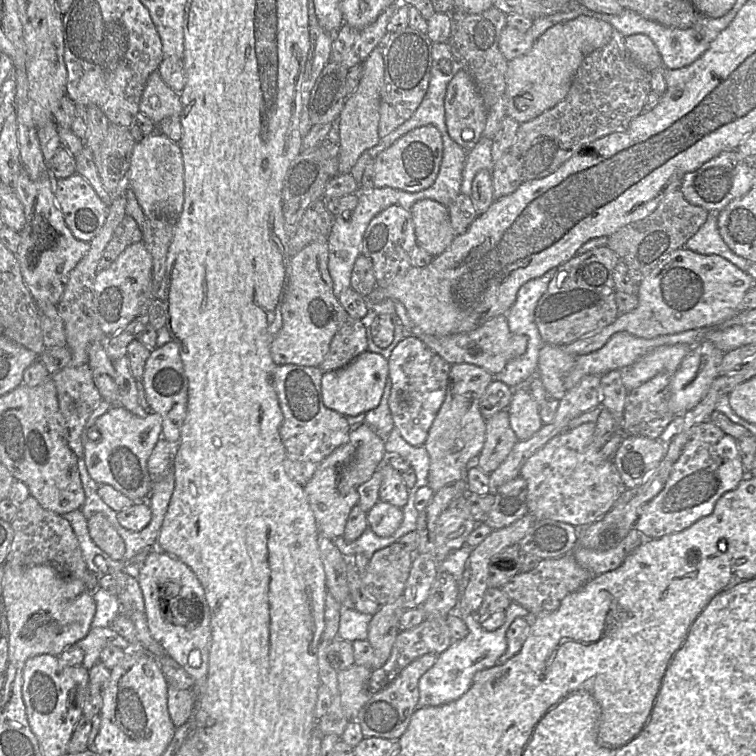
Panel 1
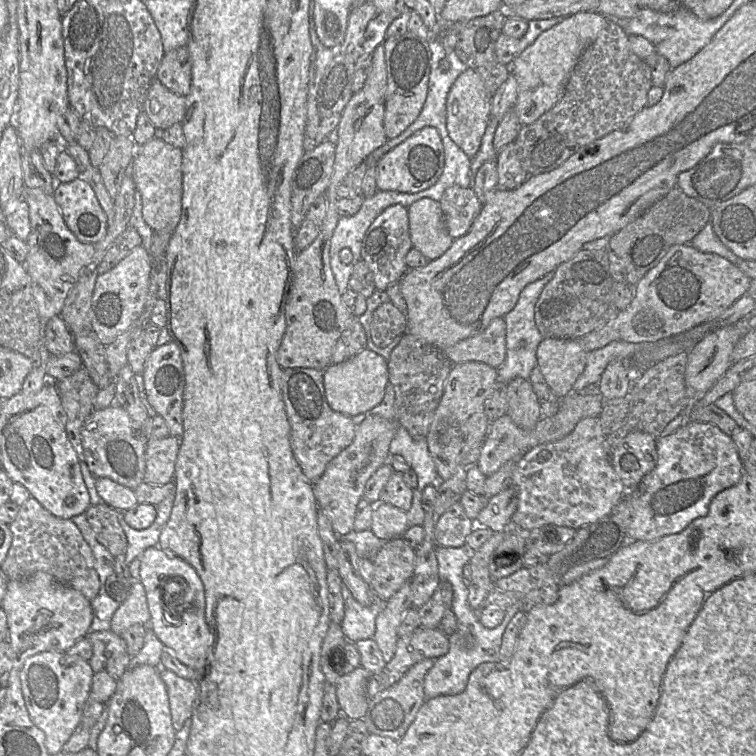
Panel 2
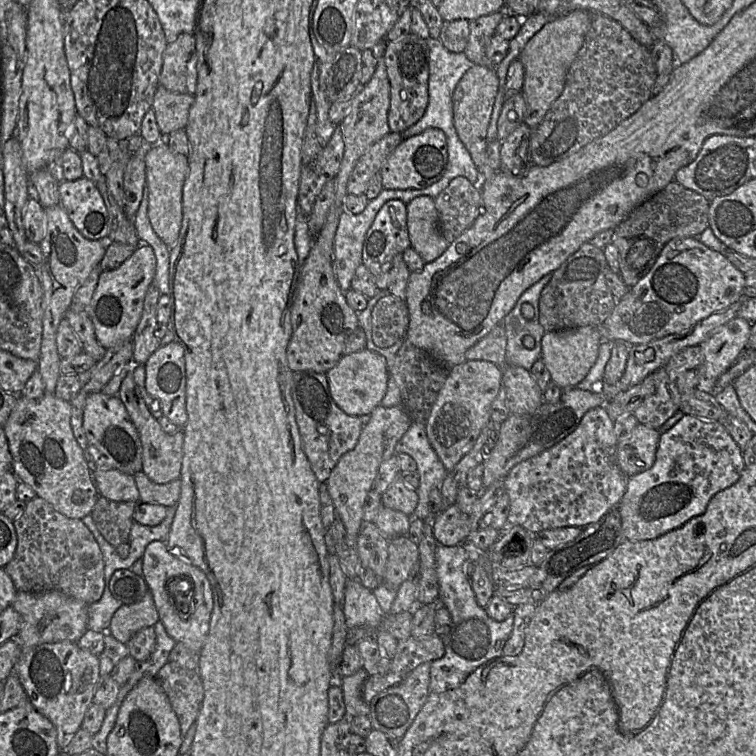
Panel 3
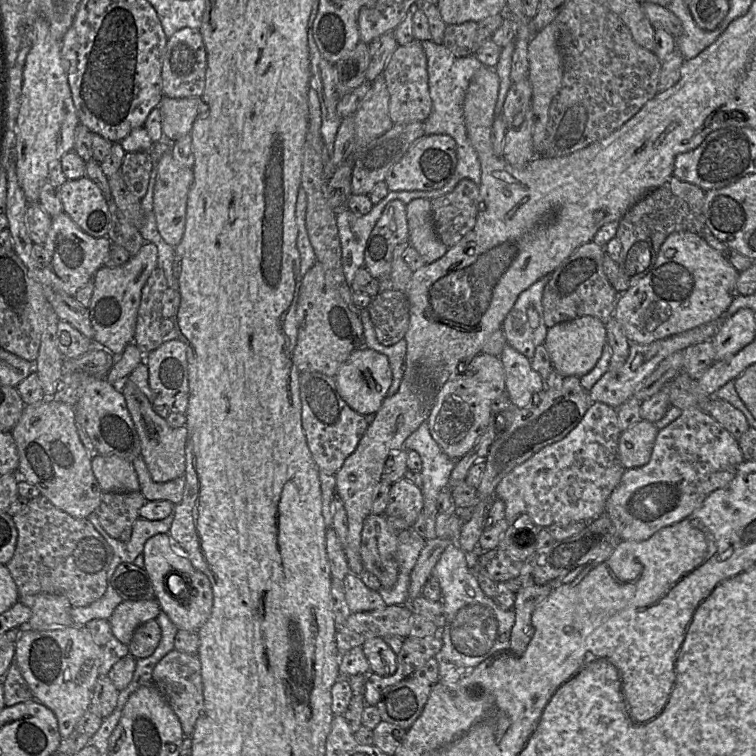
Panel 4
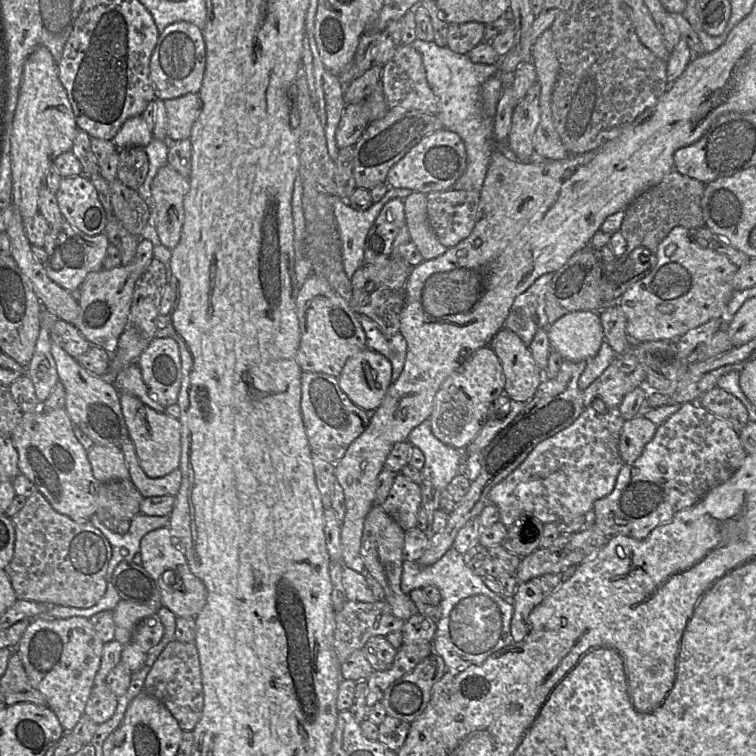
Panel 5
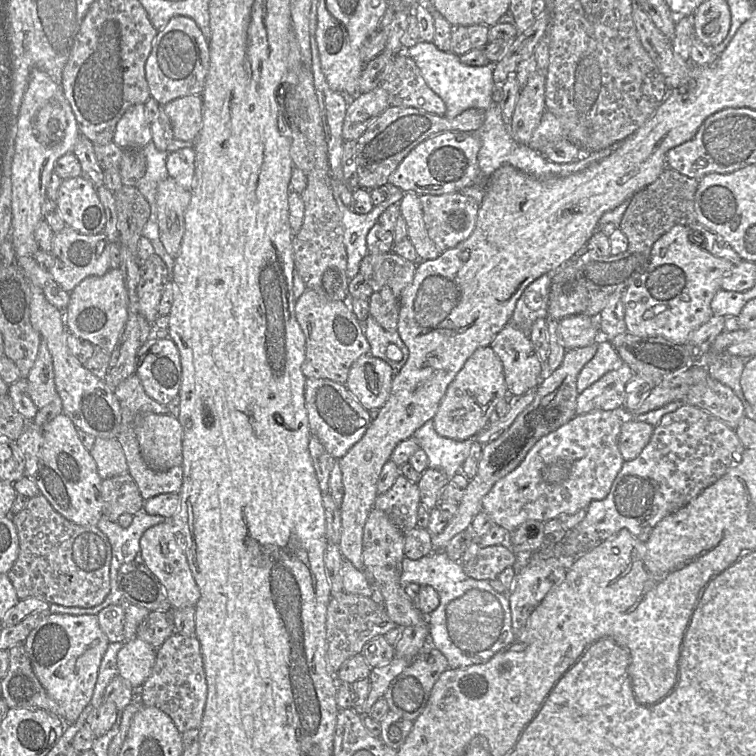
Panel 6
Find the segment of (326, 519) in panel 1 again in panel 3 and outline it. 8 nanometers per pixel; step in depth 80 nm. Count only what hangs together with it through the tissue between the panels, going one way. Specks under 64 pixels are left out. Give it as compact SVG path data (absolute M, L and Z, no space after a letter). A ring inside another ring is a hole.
M378 405L370 414L369 422L363 427L356 446L345 453L337 462L326 480L328 493L333 501L336 514L342 520L350 540L357 541L363 524L363 507L372 489L381 464L395 454L395 446L411 426L404 408Z

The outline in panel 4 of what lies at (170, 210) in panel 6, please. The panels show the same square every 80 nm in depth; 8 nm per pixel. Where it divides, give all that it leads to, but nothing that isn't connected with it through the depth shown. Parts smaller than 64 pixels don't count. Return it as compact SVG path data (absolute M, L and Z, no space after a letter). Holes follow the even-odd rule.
M171 151L164 153L158 160L153 191L153 212L160 236L173 248L181 242L184 234L188 193L193 180L193 170L178 163Z

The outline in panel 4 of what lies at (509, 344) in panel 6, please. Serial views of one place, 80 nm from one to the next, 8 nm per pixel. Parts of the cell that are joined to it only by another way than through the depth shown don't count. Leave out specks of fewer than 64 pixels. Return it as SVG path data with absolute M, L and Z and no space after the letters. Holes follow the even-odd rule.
M508 343L500 359L505 371L505 391L511 404L518 409L528 407L546 388L546 381L532 368L531 360Z

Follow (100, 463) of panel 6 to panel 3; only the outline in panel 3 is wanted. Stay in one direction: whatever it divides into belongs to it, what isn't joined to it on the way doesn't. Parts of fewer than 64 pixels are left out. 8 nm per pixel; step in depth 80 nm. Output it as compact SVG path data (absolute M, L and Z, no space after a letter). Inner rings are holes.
M93 468L93 478L100 496L117 502L140 502L133 475L116 469Z

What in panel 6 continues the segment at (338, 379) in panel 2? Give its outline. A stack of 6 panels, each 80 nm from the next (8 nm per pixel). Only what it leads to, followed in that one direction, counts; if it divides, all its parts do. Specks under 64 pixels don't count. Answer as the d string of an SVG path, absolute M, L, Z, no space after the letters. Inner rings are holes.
M368 353L352 363L345 386L368 411L380 409L385 403L391 391L392 379L391 366Z

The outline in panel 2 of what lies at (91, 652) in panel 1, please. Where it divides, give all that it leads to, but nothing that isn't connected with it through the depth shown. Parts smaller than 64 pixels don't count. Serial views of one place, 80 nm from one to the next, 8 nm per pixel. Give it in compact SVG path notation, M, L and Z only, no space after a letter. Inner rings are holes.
M90 631L85 636L92 645L92 656L88 660L93 672L105 670L109 657L127 653L125 641L113 631Z

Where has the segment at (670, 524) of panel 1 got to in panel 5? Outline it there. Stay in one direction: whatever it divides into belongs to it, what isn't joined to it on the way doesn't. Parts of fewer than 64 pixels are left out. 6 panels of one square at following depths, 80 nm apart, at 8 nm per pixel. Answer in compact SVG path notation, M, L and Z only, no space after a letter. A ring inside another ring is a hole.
M685 402L679 410L671 415L662 425L657 427L653 439L645 446L642 454L632 463L624 463L621 468L613 491L602 499L594 502L593 510L589 516L590 523L595 526L603 535L611 538L615 535L626 535L637 540L645 539L657 526L669 522L673 516L684 509L690 508L698 503L712 488L726 482L732 477L743 463L747 453L742 446L738 433L724 419L714 415L698 404L698 402Z

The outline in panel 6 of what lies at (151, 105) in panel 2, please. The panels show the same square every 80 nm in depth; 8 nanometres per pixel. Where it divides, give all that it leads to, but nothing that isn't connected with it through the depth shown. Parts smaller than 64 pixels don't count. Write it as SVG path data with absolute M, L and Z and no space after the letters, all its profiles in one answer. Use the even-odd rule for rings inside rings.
M201 94L186 95L165 104L176 140L194 141L202 126Z

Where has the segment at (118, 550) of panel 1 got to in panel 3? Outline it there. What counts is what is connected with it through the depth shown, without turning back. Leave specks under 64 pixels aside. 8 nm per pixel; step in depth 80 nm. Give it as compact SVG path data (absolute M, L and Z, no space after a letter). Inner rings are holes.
M99 496L94 505L90 515L98 531L113 547L128 541L136 505L134 502L112 501L103 496Z

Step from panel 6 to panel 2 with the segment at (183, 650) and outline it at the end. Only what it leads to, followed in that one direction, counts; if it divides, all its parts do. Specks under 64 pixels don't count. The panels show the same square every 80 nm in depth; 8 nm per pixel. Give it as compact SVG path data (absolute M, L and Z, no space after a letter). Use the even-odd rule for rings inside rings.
M159 668L159 673L166 685L172 724L177 732L182 729L185 721L192 717L194 704L199 695L199 684L181 678L167 669Z

